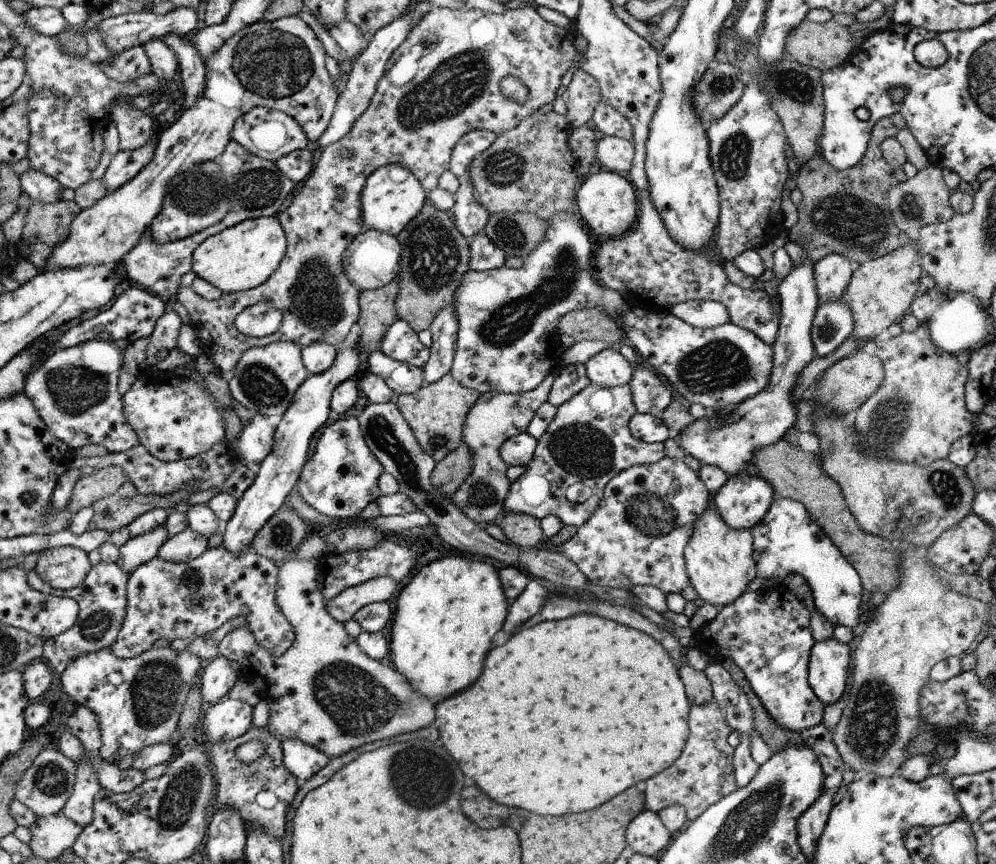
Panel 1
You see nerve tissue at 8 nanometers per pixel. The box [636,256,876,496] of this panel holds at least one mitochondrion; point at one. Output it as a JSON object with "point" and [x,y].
{"point":[717,365]}

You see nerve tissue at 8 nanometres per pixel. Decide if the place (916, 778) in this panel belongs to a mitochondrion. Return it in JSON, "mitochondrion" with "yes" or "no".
{"mitochondrion":"no"}

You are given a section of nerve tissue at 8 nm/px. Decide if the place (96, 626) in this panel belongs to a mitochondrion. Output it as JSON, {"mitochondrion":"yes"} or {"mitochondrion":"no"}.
{"mitochondrion":"yes"}

